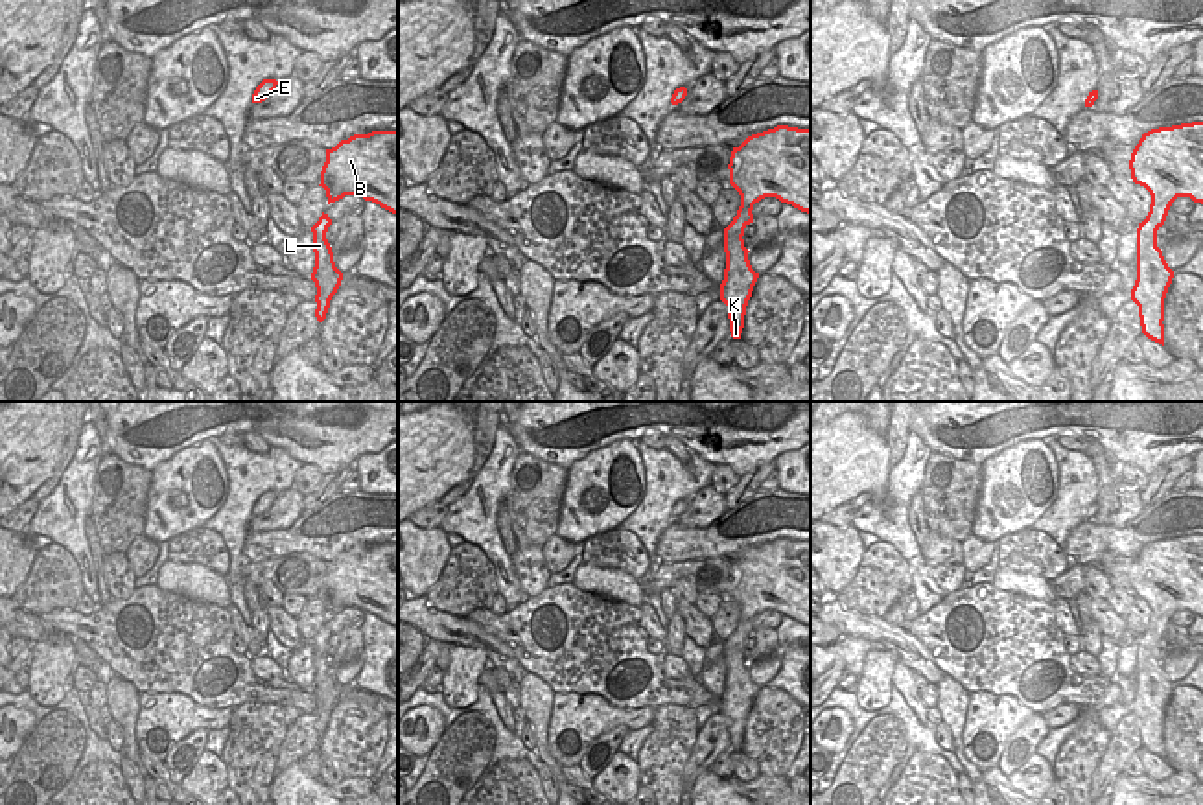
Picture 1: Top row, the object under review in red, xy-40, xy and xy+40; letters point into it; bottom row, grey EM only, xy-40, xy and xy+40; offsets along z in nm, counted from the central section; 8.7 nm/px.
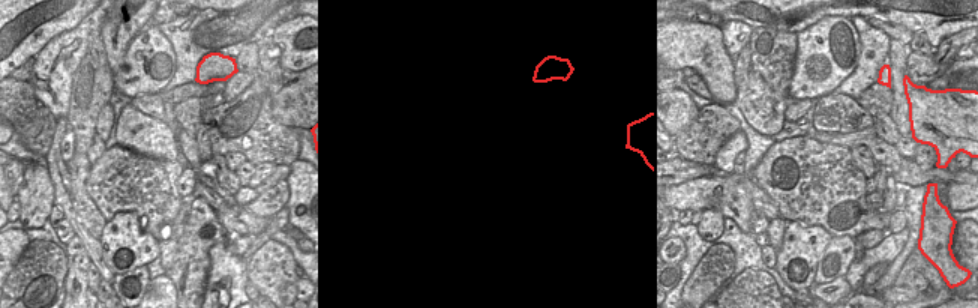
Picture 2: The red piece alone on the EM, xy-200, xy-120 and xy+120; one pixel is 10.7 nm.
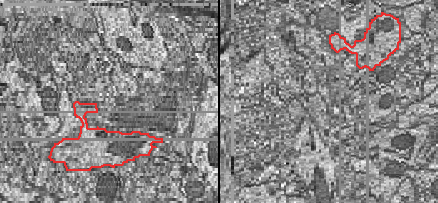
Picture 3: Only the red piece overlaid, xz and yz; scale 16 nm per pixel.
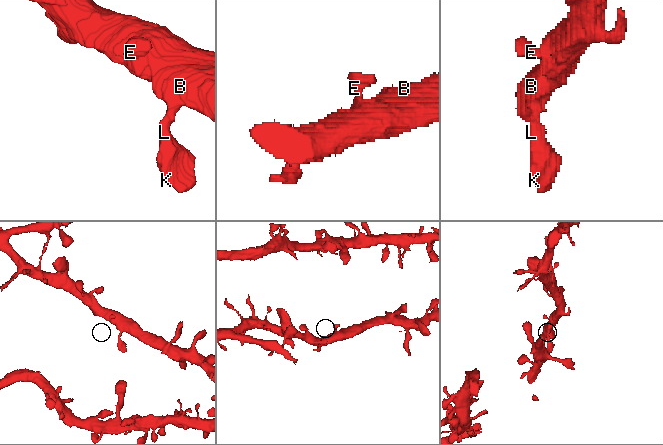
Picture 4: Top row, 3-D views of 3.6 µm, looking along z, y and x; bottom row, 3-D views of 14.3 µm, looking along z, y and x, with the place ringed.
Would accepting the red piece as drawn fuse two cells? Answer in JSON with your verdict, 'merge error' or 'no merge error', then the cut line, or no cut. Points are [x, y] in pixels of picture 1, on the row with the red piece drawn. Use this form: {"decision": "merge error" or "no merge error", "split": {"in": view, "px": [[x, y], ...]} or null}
{"decision": "no merge error", "split": null}

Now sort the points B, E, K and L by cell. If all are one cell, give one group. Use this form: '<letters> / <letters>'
B E K L

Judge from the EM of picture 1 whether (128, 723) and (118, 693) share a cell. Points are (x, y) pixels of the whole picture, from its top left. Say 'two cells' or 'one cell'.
one cell

